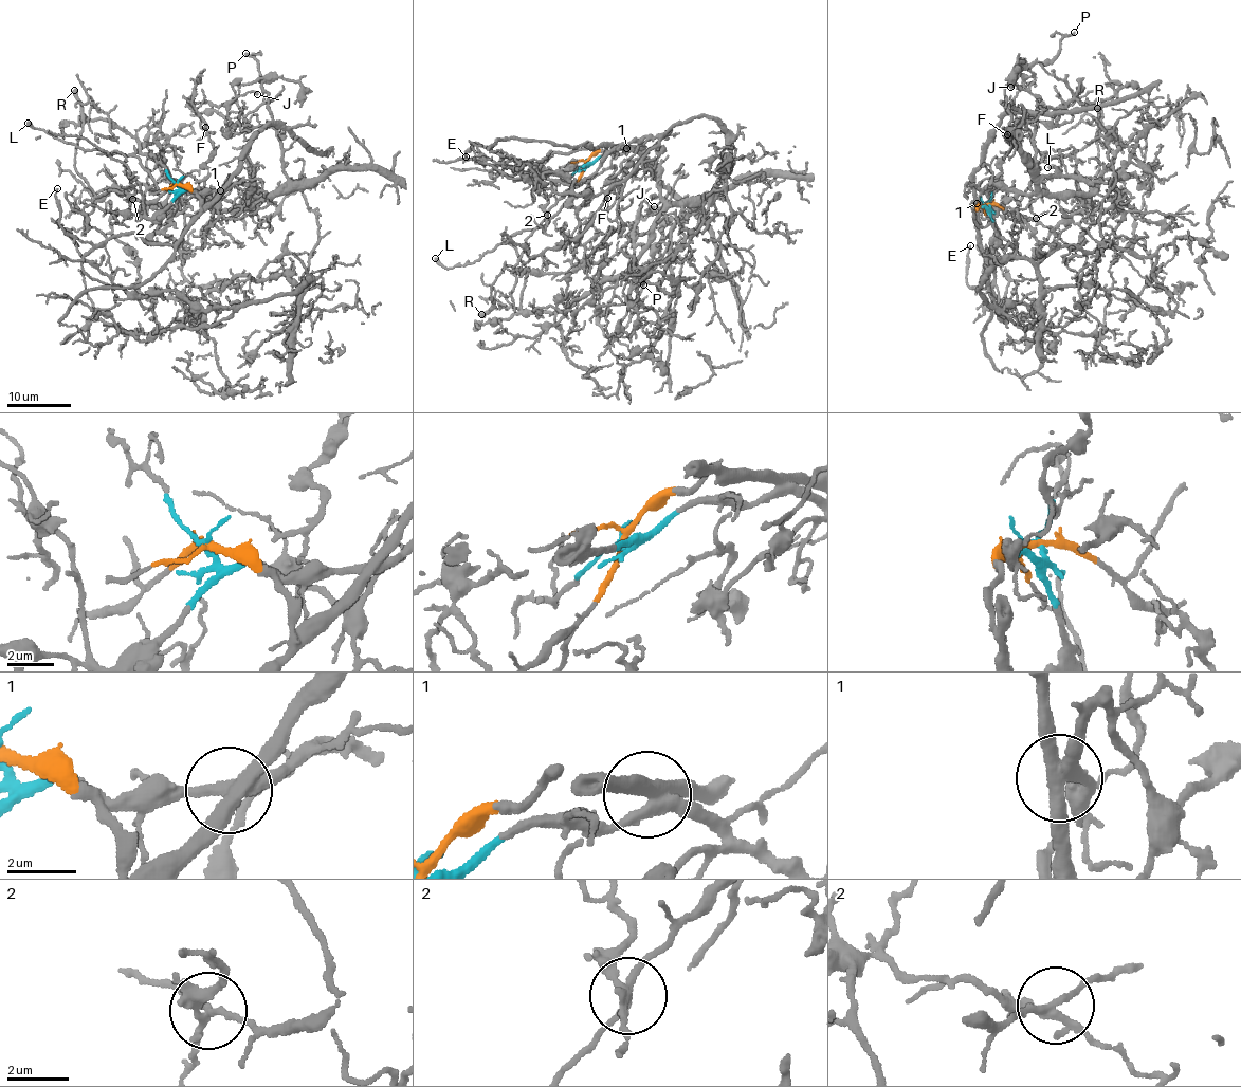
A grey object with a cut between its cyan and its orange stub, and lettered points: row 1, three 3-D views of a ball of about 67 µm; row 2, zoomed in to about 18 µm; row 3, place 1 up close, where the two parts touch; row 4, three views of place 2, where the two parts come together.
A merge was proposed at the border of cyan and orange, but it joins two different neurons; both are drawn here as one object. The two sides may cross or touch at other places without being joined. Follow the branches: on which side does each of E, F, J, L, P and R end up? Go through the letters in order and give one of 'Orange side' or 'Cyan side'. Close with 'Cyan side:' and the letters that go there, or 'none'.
E: Orange side
F: Cyan side
J: Cyan side
L: Orange side
P: Orange side
R: Orange side
Cyan side: F, J

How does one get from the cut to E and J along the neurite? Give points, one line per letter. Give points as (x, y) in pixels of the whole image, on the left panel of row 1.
E: (177, 183), (192, 189), (200, 208), (172, 244), (143, 241), (133, 233), (83, 242), (59, 223), (57, 188)
J: (177, 183), (216, 192), (241, 183), (252, 204), (287, 181), (277, 130), (227, 135), (229, 106), (258, 93)

